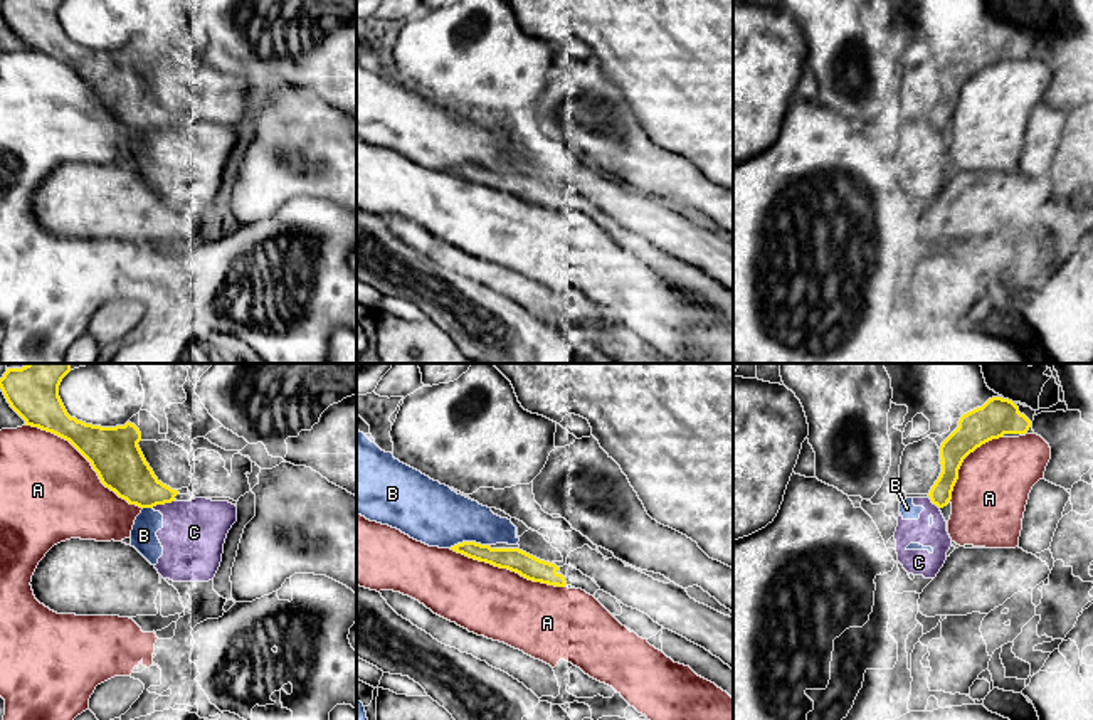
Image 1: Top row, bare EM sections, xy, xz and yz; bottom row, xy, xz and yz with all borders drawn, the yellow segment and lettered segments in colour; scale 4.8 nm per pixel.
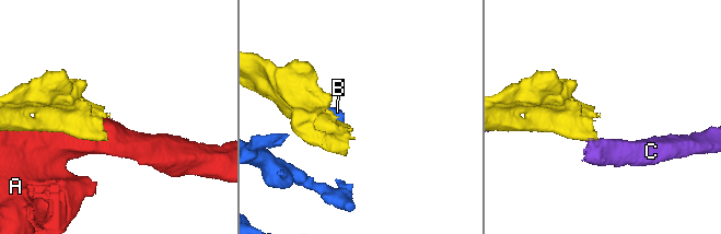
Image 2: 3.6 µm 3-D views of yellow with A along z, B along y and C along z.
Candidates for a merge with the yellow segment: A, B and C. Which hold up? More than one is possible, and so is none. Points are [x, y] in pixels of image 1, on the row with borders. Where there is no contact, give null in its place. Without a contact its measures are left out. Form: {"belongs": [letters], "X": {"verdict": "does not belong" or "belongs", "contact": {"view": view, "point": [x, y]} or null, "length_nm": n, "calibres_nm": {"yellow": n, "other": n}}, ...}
{"belongs": [], "A": {"verdict": "does not belong", "contact": {"view": "xy", "point": [88, 460]}, "length_nm": 700, "calibres_nm": {"yellow": 240, "other": 480}}, "B": {"verdict": "does not belong", "contact": {"view": "xz", "point": [468, 542]}, "length_nm": 190, "calibres_nm": {"yellow": 110, "other": 300}}, "C": {"verdict": "does not belong", "contact": {"view": "xy", "point": [163, 503]}, "length_nm": 120, "calibres_nm": {"yellow": 220, "other": 300}}}

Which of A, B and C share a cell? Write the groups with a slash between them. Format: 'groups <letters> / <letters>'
groups A / B C

